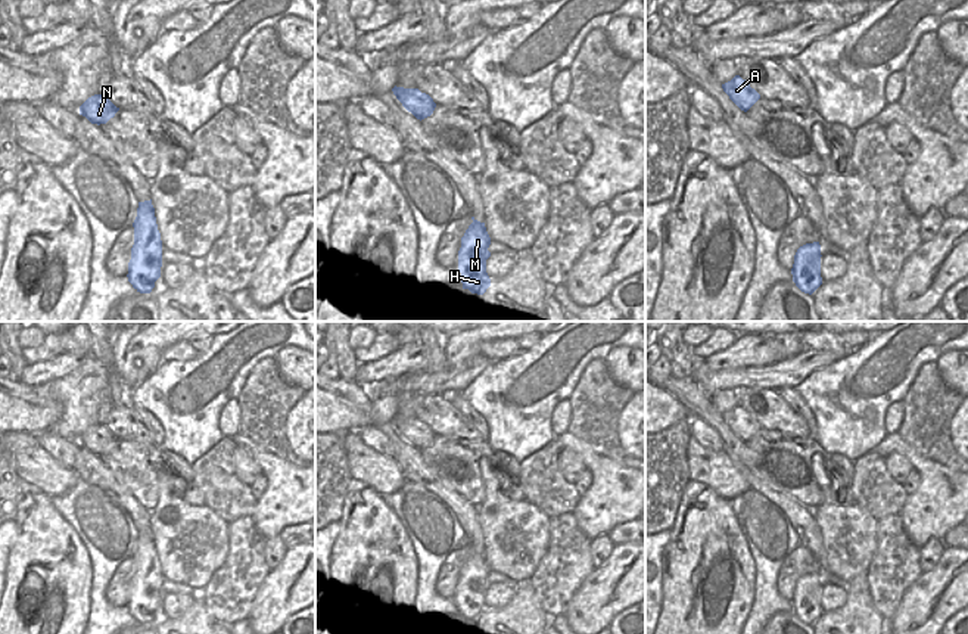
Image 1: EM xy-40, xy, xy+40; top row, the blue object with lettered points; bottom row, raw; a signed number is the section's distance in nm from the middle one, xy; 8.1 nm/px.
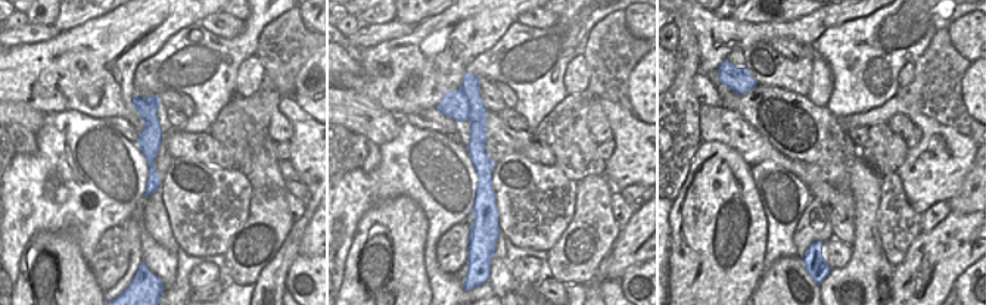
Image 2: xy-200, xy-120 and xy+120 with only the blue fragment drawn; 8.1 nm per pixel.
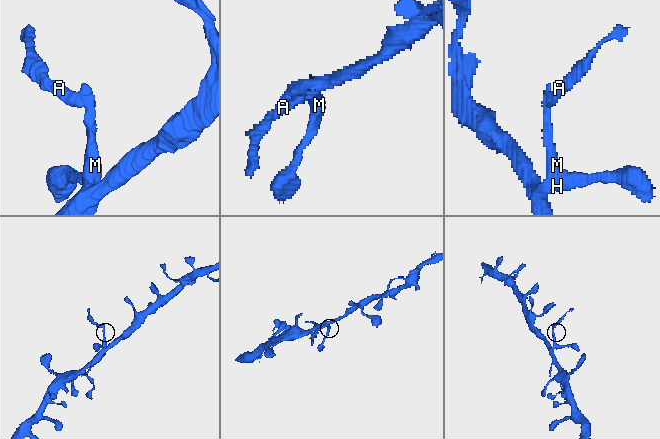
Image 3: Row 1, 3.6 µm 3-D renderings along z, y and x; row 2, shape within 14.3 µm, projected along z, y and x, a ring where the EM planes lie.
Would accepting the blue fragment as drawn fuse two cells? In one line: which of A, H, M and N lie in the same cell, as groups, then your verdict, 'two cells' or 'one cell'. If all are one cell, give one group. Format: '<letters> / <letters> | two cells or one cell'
A / H M N | two cells

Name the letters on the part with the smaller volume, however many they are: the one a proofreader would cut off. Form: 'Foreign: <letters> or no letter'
Foreign: A

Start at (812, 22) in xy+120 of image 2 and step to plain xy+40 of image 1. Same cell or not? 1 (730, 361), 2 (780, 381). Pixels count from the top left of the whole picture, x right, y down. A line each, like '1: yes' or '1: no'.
1: no
2: yes

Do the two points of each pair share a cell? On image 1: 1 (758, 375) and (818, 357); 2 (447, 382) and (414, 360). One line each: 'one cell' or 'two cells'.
1: one cell
2: two cells

